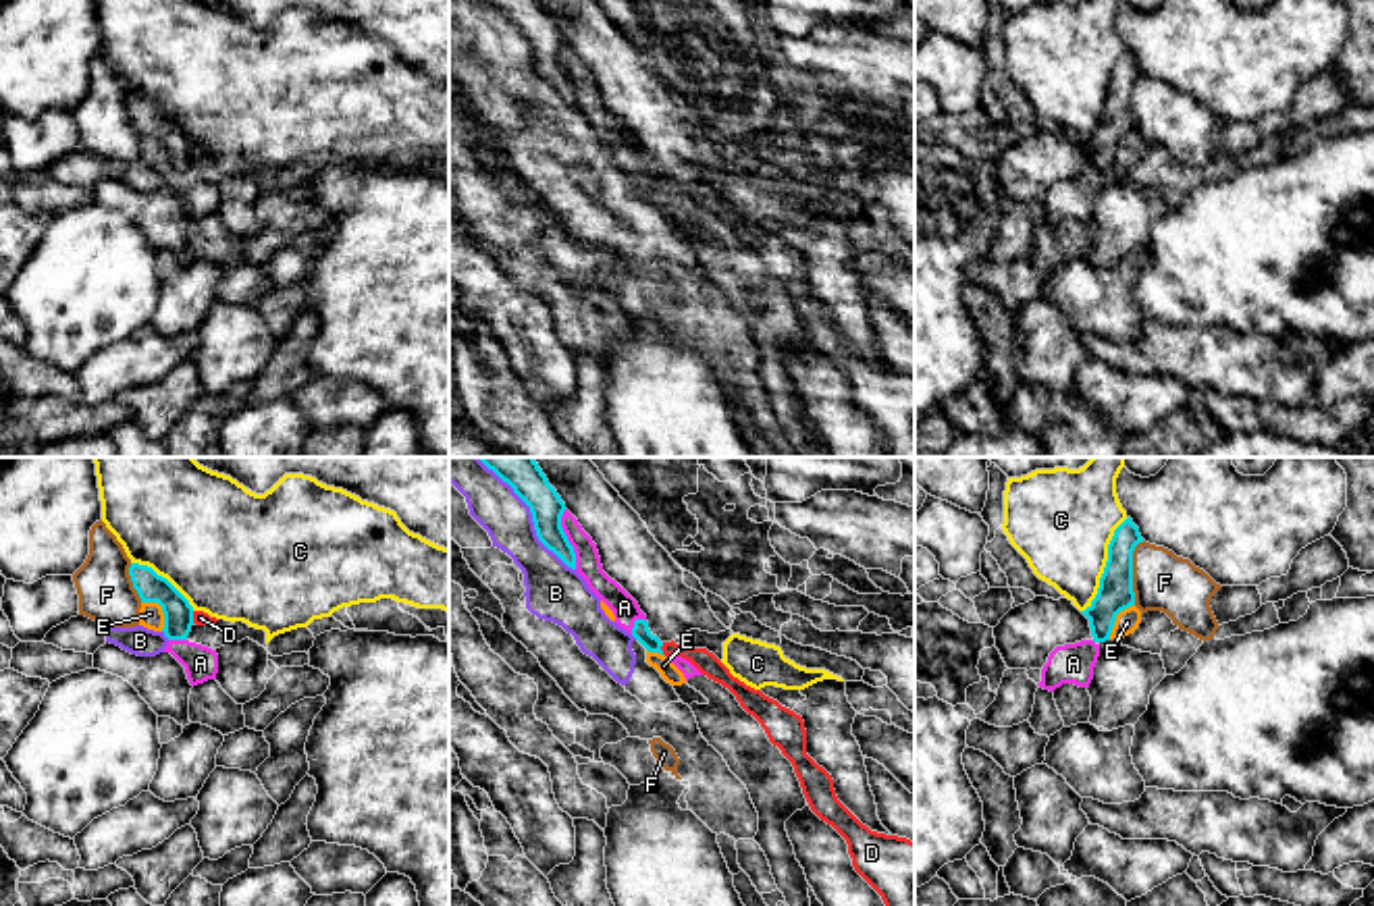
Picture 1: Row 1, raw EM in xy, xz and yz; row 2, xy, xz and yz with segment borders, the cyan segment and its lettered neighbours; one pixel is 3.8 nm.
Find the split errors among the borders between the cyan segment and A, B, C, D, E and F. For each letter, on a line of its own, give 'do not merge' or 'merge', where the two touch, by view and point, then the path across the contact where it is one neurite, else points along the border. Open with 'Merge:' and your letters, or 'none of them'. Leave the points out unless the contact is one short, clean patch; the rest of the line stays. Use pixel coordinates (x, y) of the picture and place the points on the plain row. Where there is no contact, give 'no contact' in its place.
Merge: none of them
A: do not merge; contact xz (566, 73)
B: do not merge; contact xz (533, 52)
C: do not merge; contact yz (1106, 100)
D: do not merge; contact xz (659, 183)
E: do not merge; contact xy (163, 144)
F: do not merge; contact yz (1131, 107)

